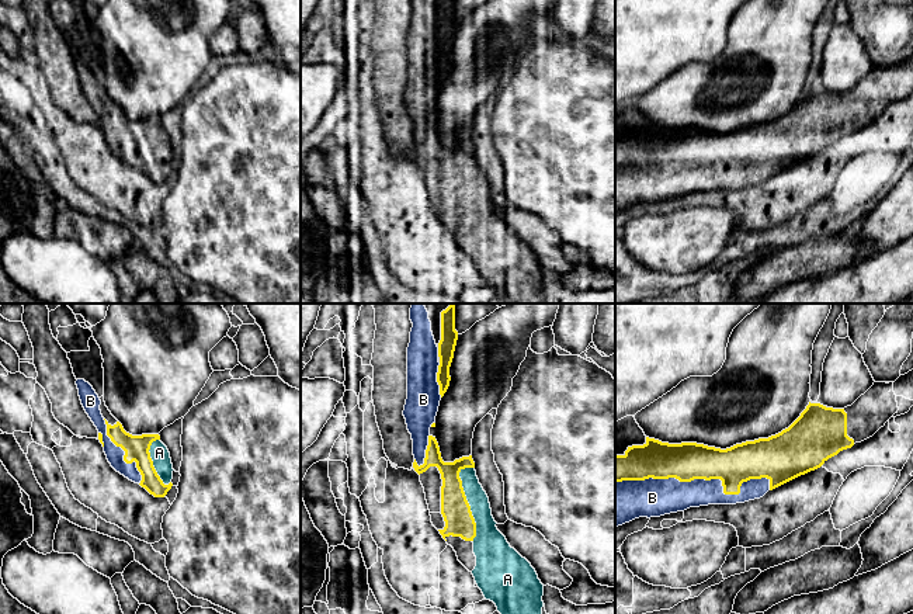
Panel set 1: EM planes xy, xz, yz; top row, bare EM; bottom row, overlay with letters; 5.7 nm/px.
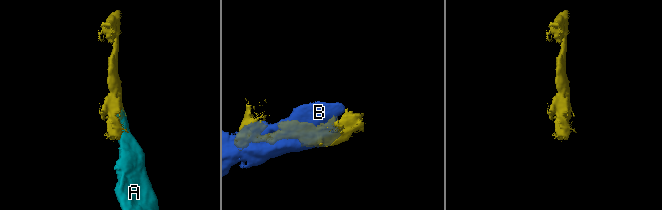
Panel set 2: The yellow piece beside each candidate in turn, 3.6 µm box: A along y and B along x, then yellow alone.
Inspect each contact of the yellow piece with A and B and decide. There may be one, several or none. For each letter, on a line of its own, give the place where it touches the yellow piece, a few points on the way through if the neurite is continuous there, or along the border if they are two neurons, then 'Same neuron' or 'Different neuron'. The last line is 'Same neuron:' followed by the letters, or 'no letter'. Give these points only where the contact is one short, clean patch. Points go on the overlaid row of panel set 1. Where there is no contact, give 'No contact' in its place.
A: Touches yellow at xz (468, 505). Same neuron
B: Touches yellow at yz (704, 478). Same neuron
Same neuron: A, B

